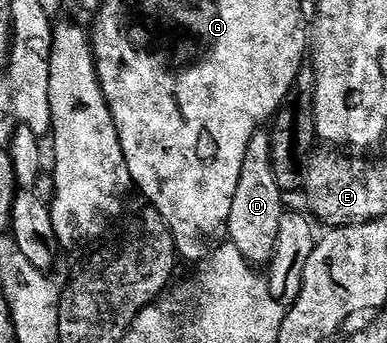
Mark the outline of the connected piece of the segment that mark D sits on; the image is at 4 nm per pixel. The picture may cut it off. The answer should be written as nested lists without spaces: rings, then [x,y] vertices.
[[[256,131],[249,139],[249,147],[245,147],[245,159],[241,159],[241,175],[237,175],[237,191],[233,191],[233,204],[229,207],[229,219],[227,220],[227,236],[226,240],[233,243],[233,247],[237,247],[237,251],[241,251],[241,255],[245,255],[245,259],[250,261],[256,267],[266,266],[267,262],[271,260],[273,255],[273,247],[277,243],[277,227],[281,223],[281,215],[285,212],[285,205],[283,205],[283,197],[285,197],[284,190],[277,187],[277,179],[273,179],[273,167],[269,159],[269,139],[270,132]]]

